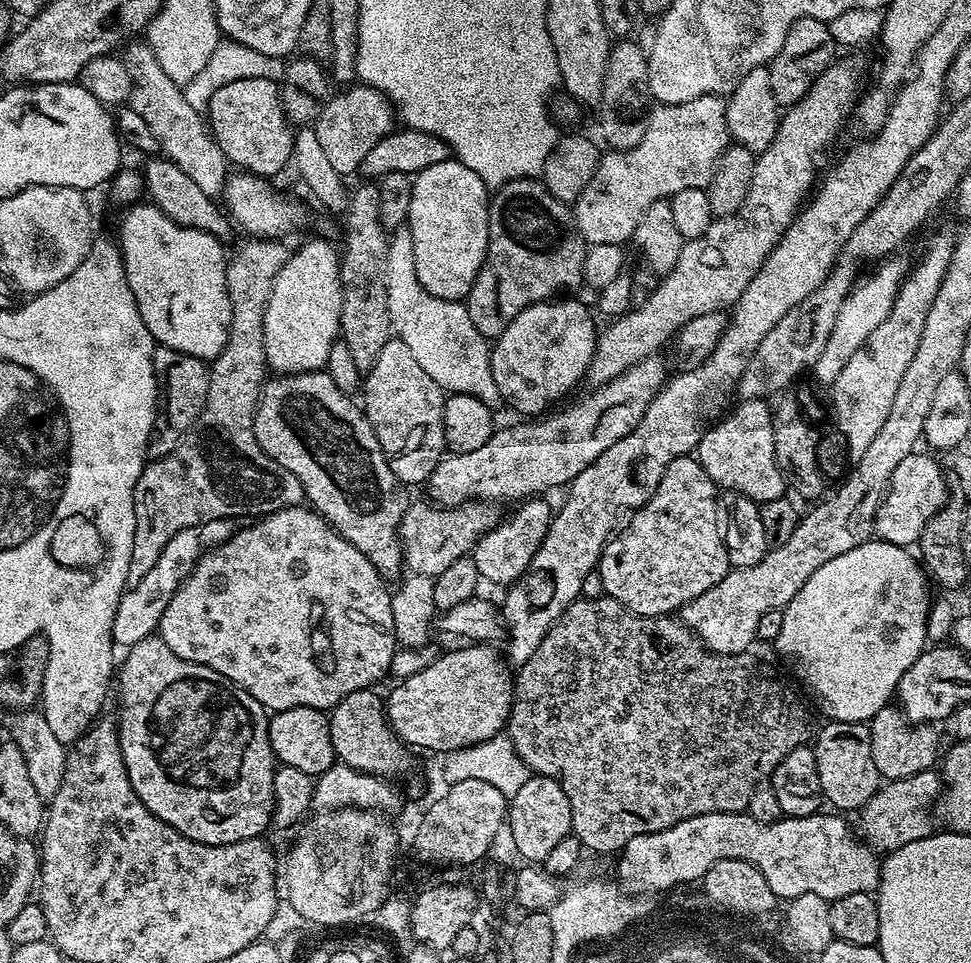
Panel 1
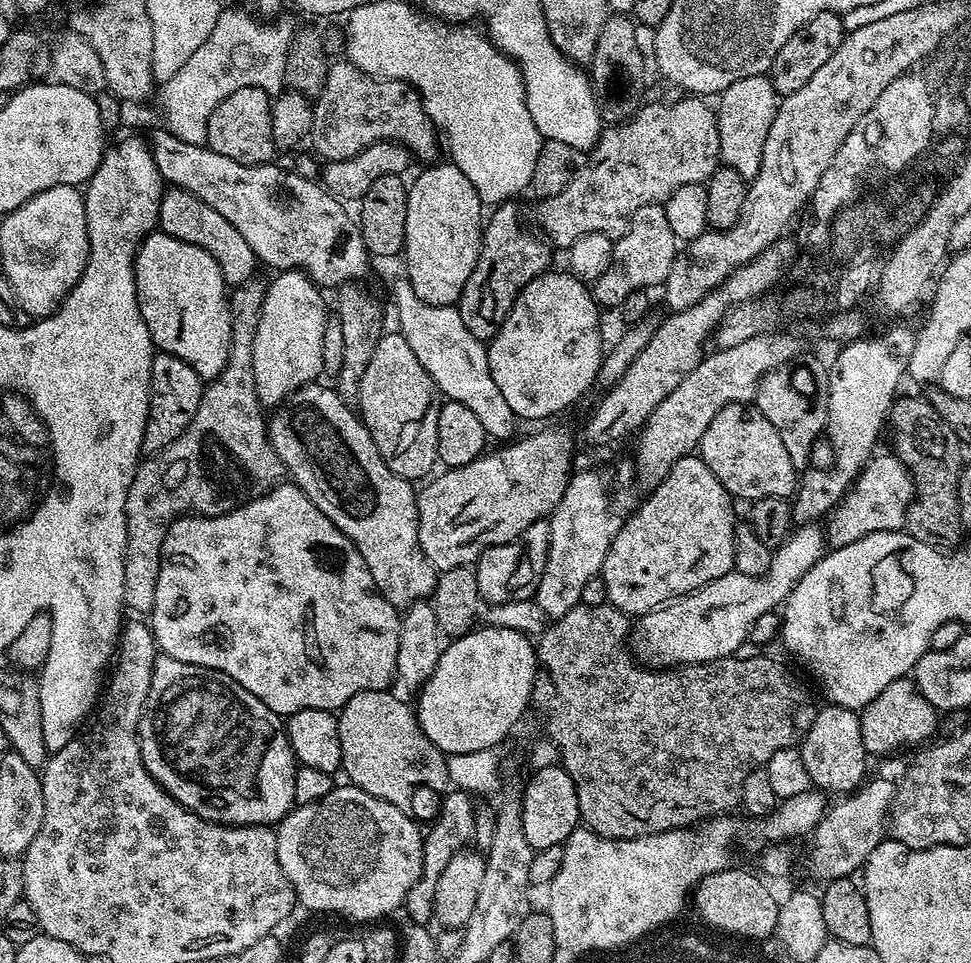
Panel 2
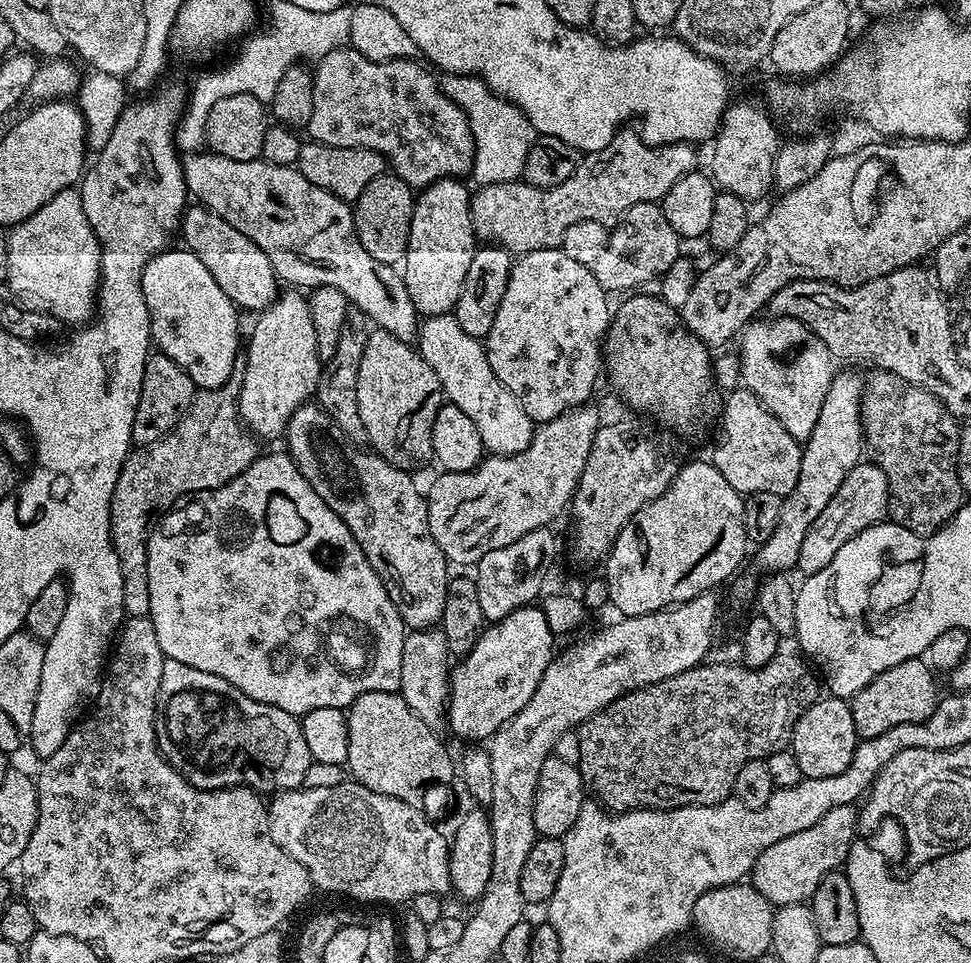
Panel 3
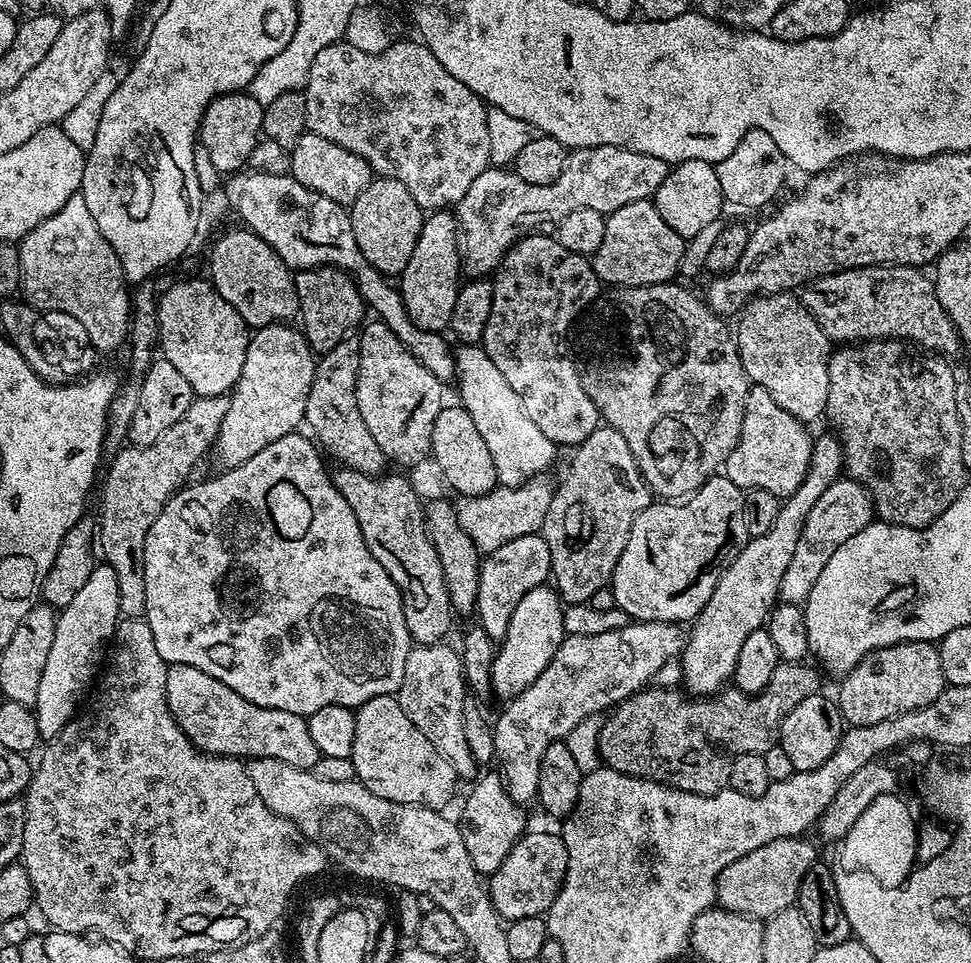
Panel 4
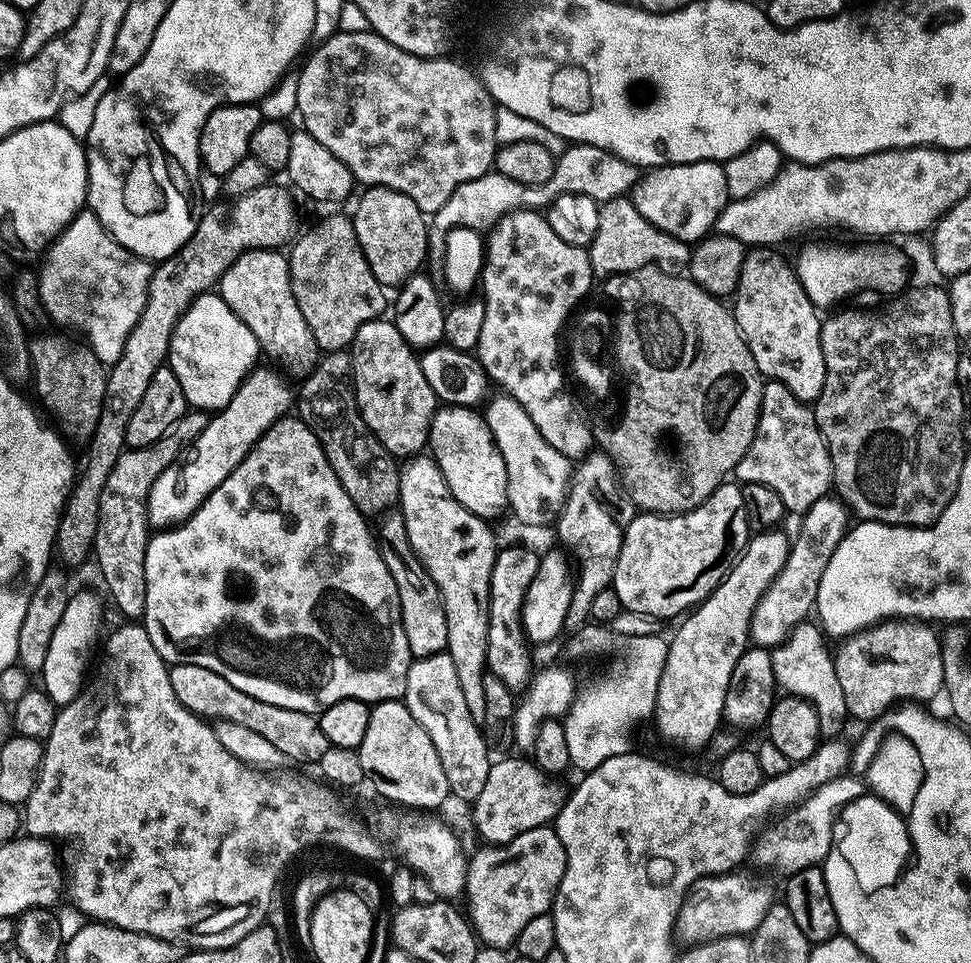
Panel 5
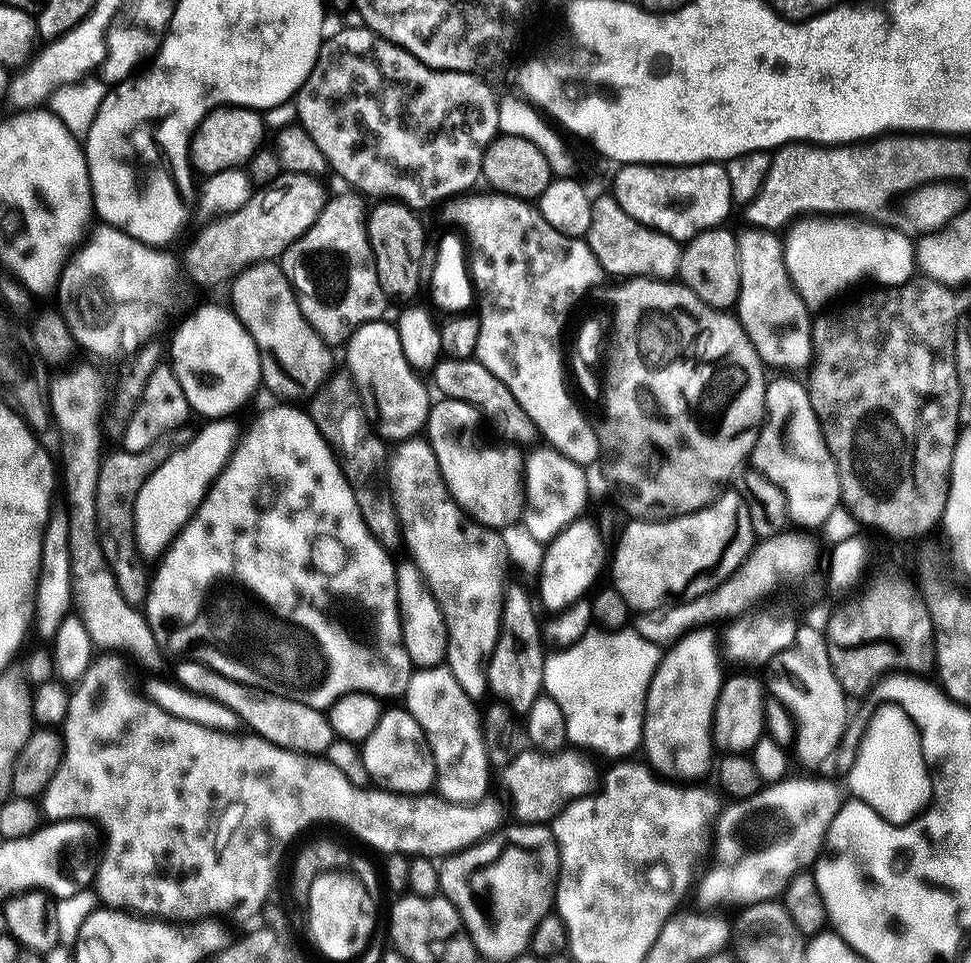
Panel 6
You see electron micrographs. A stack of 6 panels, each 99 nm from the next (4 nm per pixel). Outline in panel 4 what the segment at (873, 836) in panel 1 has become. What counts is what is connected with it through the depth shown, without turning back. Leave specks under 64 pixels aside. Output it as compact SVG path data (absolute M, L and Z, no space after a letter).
M791 836L778 838L774 842L766 842L766 846L758 846L758 850L750 850L746 858L738 858L738 862L730 862L722 874L716 879L716 904L726 912L737 912L747 916L755 916L761 922L767 922L774 914L793 907L796 895L802 886L802 878L806 878L806 870L817 863L816 848L808 838Z

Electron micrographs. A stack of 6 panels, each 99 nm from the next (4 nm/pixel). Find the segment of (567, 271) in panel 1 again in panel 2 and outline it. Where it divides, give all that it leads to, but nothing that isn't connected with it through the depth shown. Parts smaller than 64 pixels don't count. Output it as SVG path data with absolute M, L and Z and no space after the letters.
M516 202L497 204L491 212L492 217L489 220L487 217L482 228L478 262L474 262L470 278L466 278L466 286L462 290L458 305L462 322L466 322L466 330L470 330L474 338L485 342L494 339L498 334L520 291L535 276L541 276L553 267L553 249L549 241L535 231L532 233L524 229L524 216Z

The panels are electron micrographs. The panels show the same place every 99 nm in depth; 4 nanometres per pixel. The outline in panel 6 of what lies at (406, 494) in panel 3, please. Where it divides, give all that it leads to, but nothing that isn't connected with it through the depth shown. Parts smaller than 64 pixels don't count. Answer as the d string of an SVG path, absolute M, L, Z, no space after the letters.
M411 558L403 559L395 561L396 601L400 607L400 629L406 654L416 668L441 667L448 658L448 631L444 615L416 563Z

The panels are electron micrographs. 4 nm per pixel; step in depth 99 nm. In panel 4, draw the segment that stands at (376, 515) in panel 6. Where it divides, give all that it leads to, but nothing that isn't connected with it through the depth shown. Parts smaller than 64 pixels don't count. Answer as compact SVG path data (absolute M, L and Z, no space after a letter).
M355 335L338 342L334 350L323 353L317 359L314 382L310 386L310 398L306 398L304 424L312 427L311 435L315 443L329 457L332 455L337 460L337 465L365 472L367 476L378 476L385 471L386 461L382 446L374 442L374 434L370 434L370 429L366 422L362 422L362 414L358 410L356 383L359 361L360 341Z

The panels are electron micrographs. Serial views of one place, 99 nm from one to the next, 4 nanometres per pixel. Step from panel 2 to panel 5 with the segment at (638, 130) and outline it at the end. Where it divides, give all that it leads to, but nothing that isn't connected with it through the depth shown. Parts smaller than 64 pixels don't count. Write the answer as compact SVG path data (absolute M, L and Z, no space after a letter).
M572 144L561 156L555 157L550 182L542 182L538 186L514 182L514 178L506 178L500 171L493 170L470 182L462 182L462 186L458 186L458 190L446 198L446 206L439 208L431 217L428 229L429 257L443 257L445 236L455 228L472 228L484 234L512 212L547 209L562 194L586 194L597 202L619 200L631 193L641 175L641 169L629 160L589 144Z

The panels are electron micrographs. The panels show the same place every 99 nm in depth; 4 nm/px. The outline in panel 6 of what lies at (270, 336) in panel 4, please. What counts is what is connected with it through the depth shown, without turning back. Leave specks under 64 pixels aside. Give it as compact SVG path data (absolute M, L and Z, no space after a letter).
M212 418L203 429L197 431L196 437L182 450L170 454L146 482L142 482L142 490L138 490L138 498L134 506L134 522L136 523L136 549L141 557L159 558L172 545L172 539L188 524L188 519L196 513L204 500L204 495L220 472L228 464L238 441L242 436L242 428L232 418Z

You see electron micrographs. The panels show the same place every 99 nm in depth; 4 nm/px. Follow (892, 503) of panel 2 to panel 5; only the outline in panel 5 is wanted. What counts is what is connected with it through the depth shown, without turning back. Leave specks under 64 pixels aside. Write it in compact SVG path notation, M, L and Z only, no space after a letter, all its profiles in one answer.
M829 494L814 502L799 517L800 529L791 537L786 566L774 578L772 585L762 594L752 615L750 640L757 648L773 649L783 644L796 624L807 621L813 615L818 598L818 582L826 571L826 562L842 542L850 527L850 509L843 500Z

